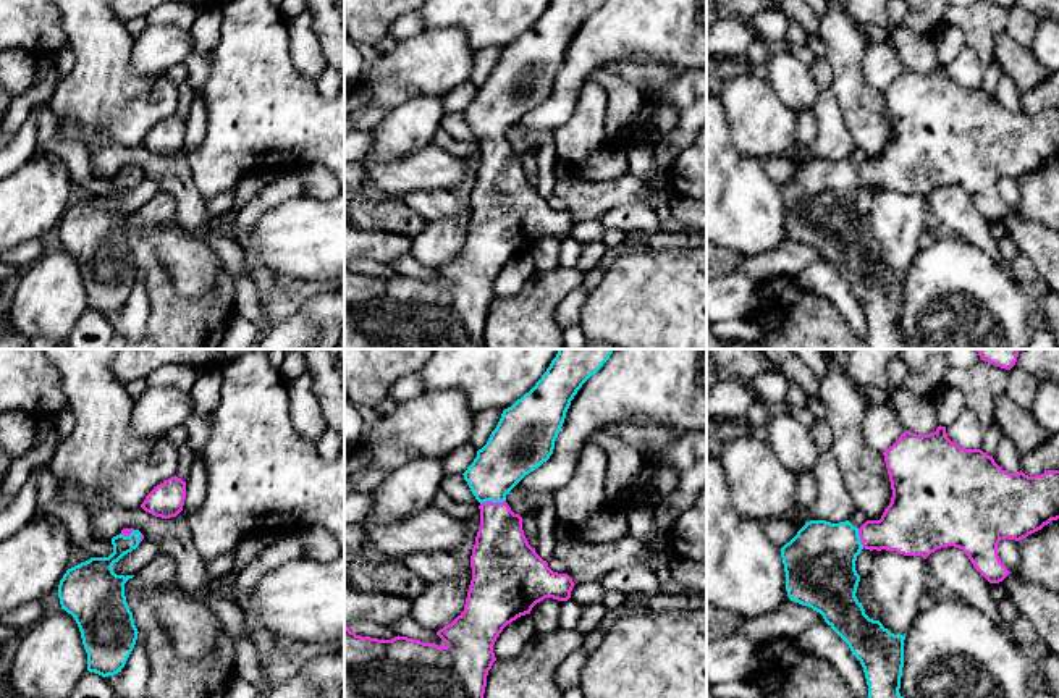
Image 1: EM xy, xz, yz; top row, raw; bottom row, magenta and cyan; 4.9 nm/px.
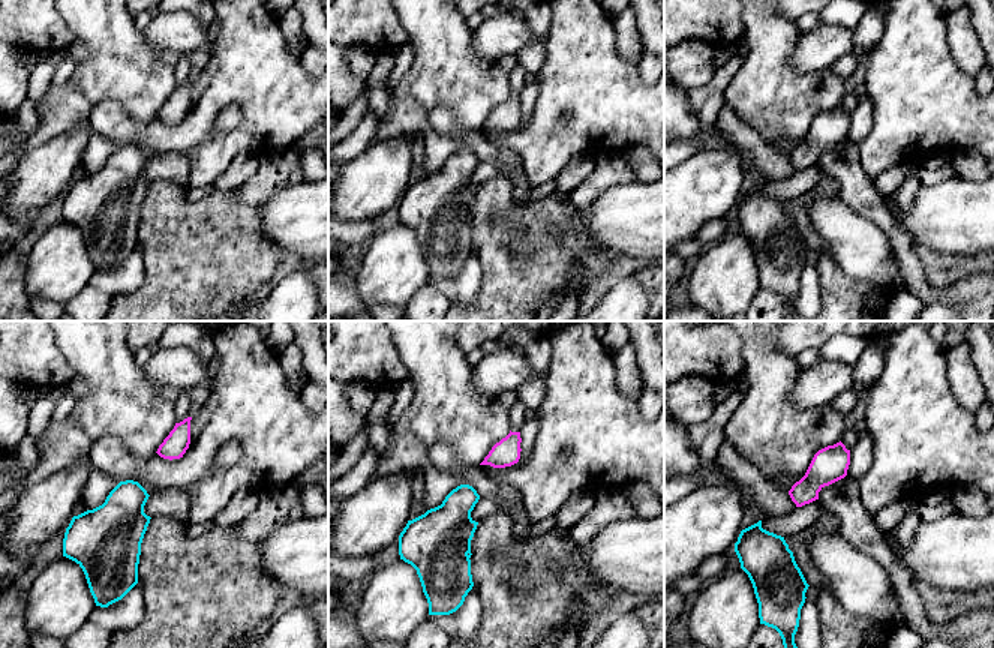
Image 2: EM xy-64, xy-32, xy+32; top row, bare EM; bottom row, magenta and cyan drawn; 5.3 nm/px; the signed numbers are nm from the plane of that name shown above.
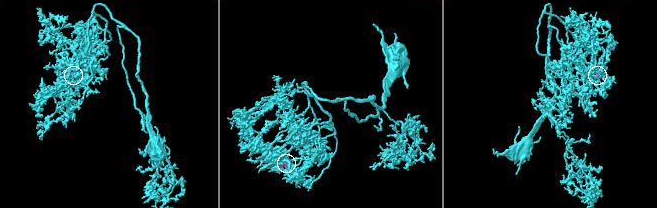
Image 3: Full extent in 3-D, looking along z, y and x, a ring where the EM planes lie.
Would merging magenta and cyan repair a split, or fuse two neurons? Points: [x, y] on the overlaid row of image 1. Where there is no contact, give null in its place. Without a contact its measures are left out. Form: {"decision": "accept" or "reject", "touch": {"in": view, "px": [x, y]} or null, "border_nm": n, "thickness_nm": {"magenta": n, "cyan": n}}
{"decision": "accept", "touch": {"in": "xz", "px": [490, 501]}, "border_nm": 130, "thickness_nm": {"magenta": 280, "cyan": 260}}

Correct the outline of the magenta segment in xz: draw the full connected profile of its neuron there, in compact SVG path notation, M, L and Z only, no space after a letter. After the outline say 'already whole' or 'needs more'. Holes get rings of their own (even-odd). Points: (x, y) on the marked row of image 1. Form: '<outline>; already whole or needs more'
M558 349L546 372L535 386L504 409L487 444L477 451L477 457L462 473L472 494L480 502L480 528L472 548L469 585L464 611L437 635L446 643L424 643L407 637L378 640L361 637L344 627L344 698L483 698L487 675L496 661L493 645L503 629L521 616L530 614L532 608L545 598L567 601L574 582L567 574L553 572L532 548L522 530L522 517L514 514L506 502L506 494L530 472L550 459L555 441L564 423L571 401L582 385L595 375L610 359L614 349Z; needs more

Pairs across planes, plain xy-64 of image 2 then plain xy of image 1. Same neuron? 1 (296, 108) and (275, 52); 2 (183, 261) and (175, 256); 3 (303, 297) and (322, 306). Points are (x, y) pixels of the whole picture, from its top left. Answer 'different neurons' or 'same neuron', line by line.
1: same neuron
2: different neurons
3: different neurons

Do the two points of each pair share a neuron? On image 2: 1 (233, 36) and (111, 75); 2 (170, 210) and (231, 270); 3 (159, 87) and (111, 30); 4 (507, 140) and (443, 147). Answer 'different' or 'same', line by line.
1: different
2: same
3: same
4: different

